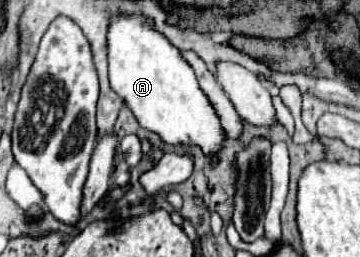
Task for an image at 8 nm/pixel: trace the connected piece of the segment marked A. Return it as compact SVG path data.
M115 16L109 26L109 80L111 88L125 100L137 122L155 132L171 146L199 146L211 164L219 162L219 152L227 140L221 118L207 94L201 90L191 64L169 40L151 28L141 16Z

